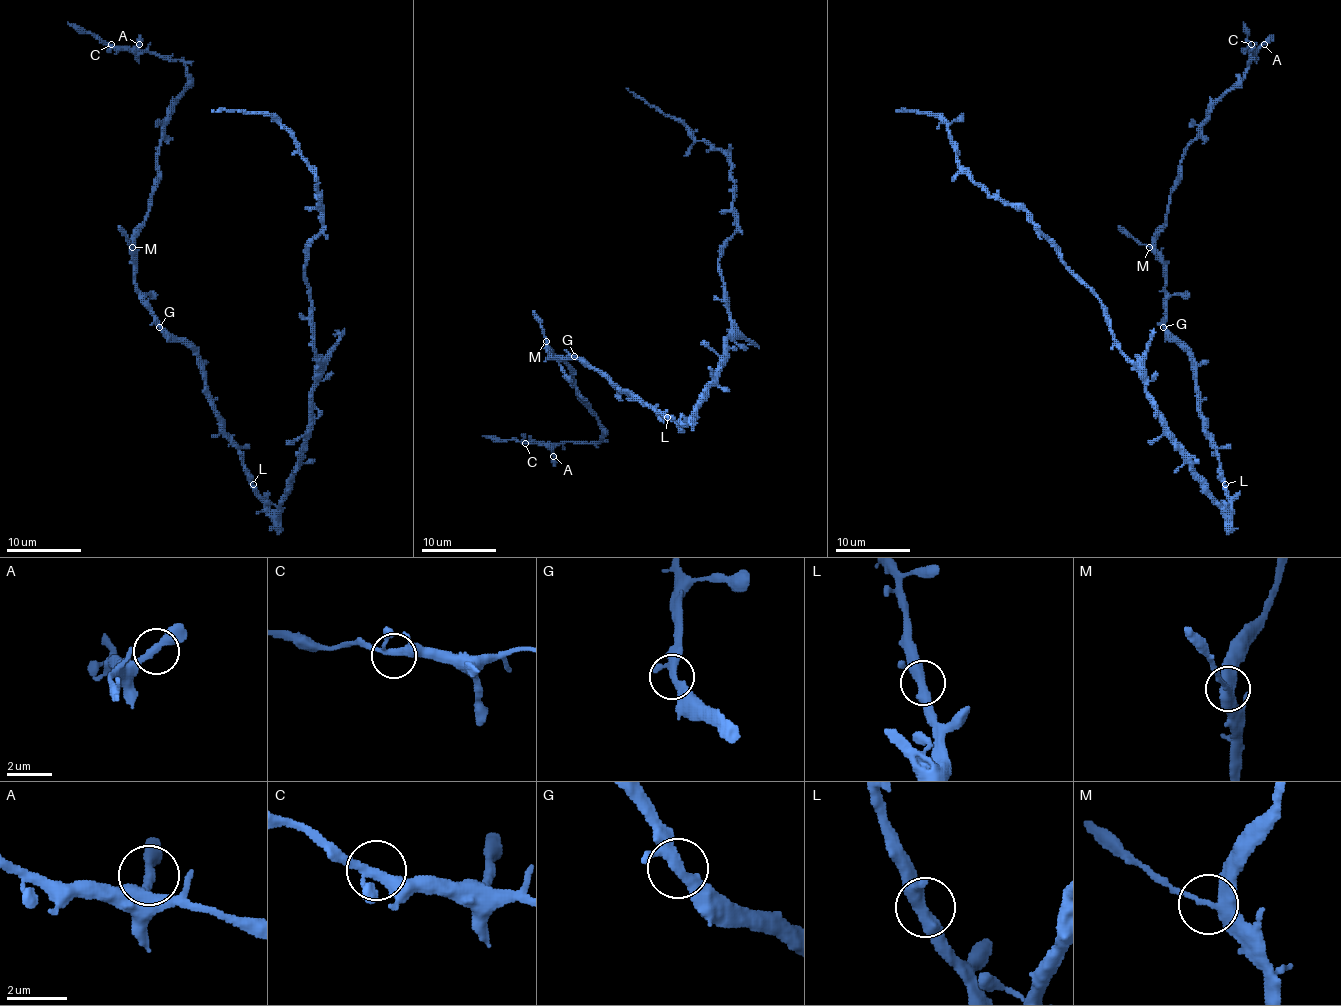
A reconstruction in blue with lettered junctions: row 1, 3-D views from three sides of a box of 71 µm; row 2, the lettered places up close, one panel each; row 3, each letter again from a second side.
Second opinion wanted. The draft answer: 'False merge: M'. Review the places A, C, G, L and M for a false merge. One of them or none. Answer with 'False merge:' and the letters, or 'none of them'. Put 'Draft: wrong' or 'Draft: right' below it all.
False merge: M
Draft: right

